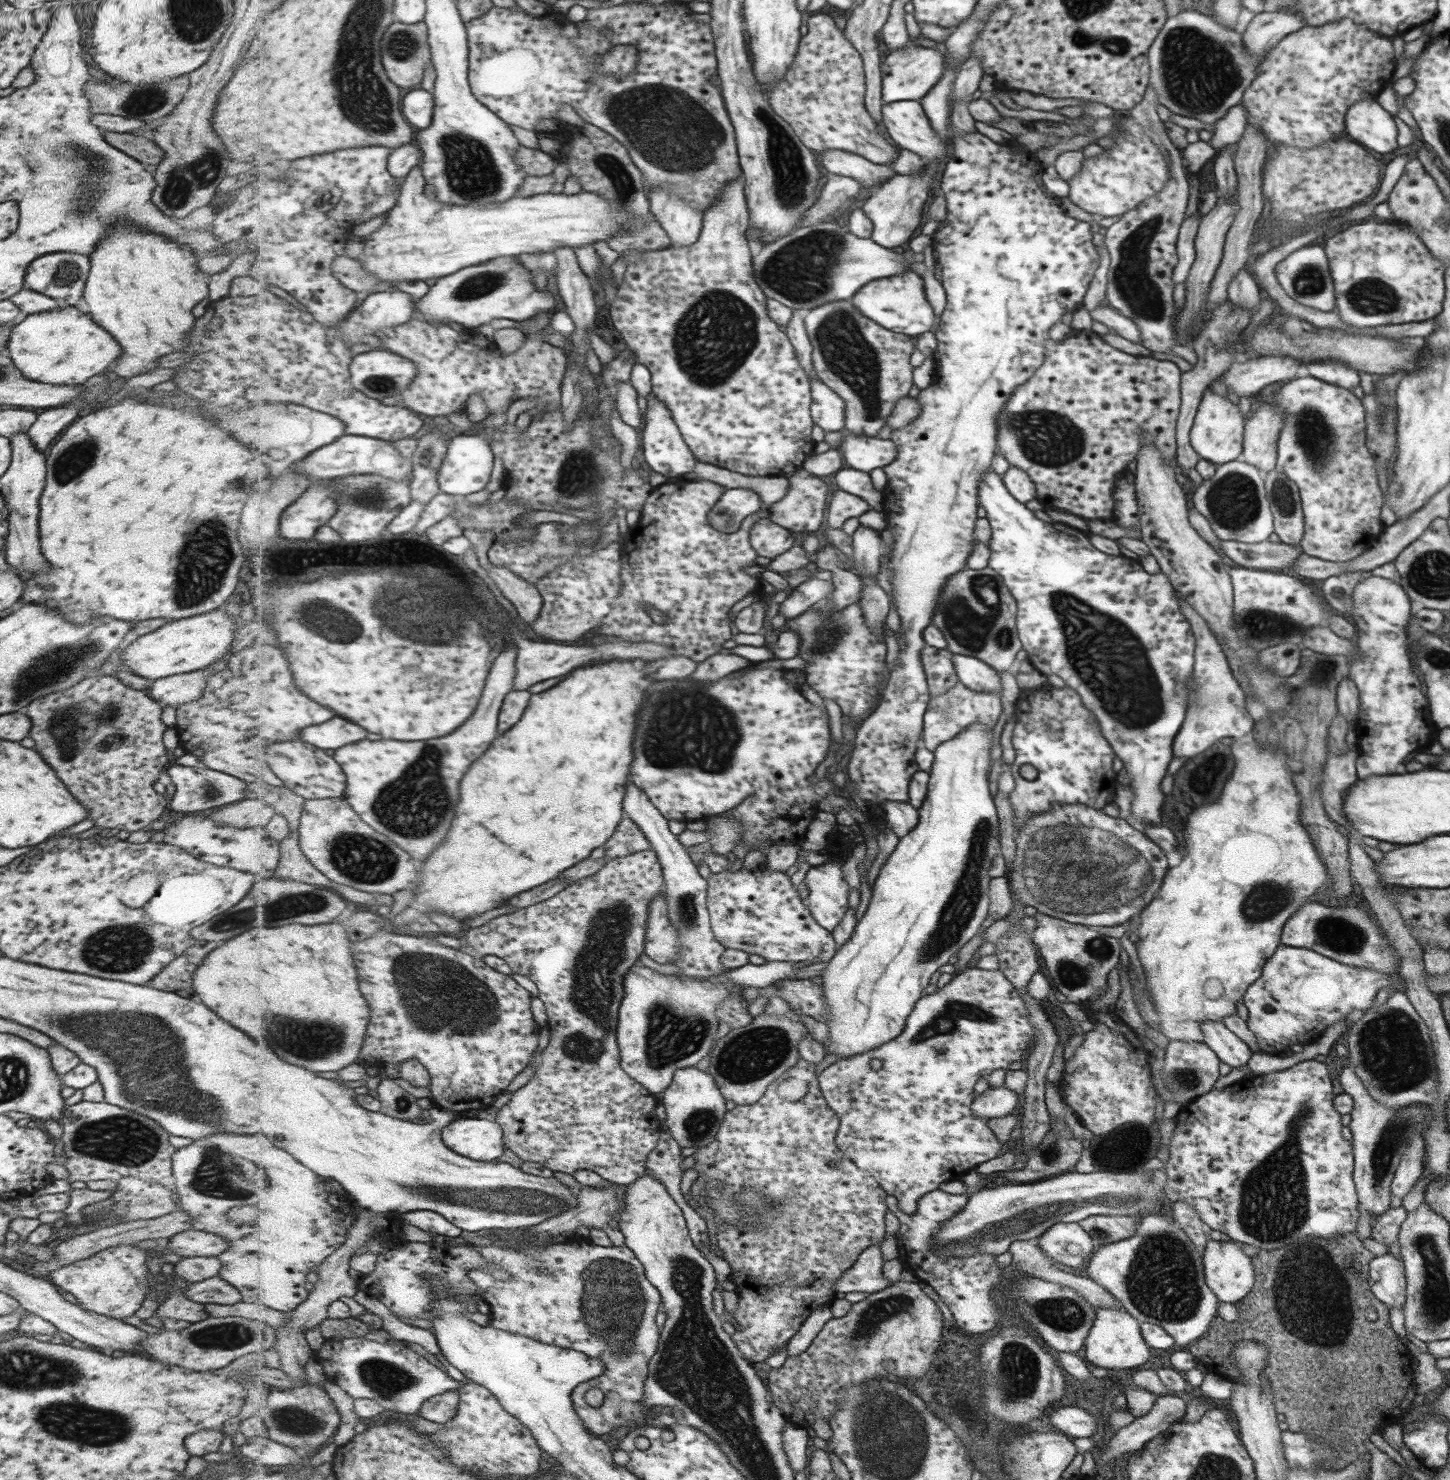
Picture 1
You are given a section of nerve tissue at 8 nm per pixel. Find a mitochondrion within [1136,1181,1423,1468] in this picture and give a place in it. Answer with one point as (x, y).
(1391, 1389)

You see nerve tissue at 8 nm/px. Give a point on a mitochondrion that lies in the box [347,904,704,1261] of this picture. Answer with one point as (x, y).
(451, 1000)

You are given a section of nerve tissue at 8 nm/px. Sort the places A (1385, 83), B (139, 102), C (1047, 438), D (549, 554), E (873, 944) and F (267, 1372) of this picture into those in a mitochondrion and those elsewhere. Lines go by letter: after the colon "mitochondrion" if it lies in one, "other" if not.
A: other
B: mitochondrion
C: mitochondrion
D: mitochondrion
E: other
F: other

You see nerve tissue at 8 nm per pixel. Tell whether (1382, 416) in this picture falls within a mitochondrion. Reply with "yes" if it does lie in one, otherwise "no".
yes

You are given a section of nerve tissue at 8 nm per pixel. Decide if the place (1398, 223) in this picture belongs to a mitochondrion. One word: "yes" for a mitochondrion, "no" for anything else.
no

